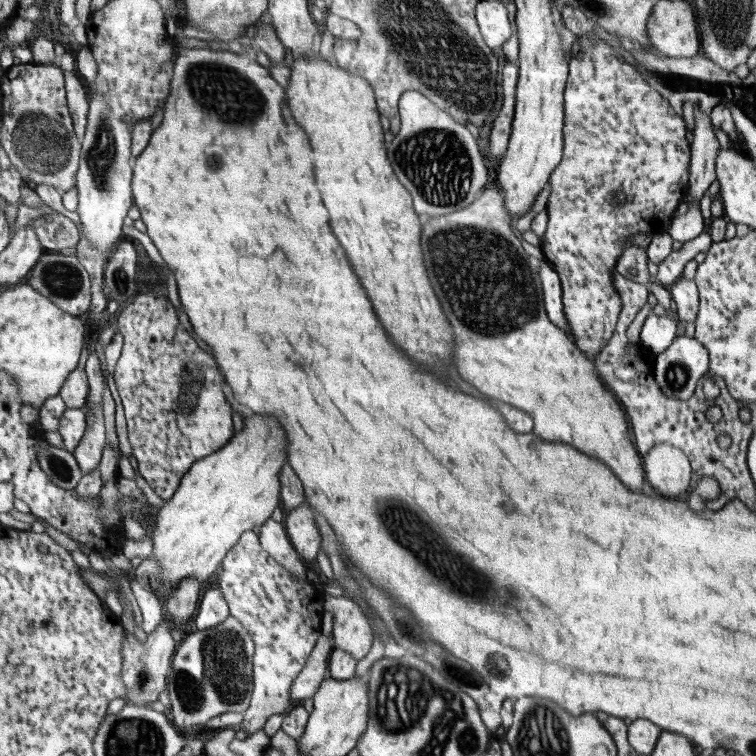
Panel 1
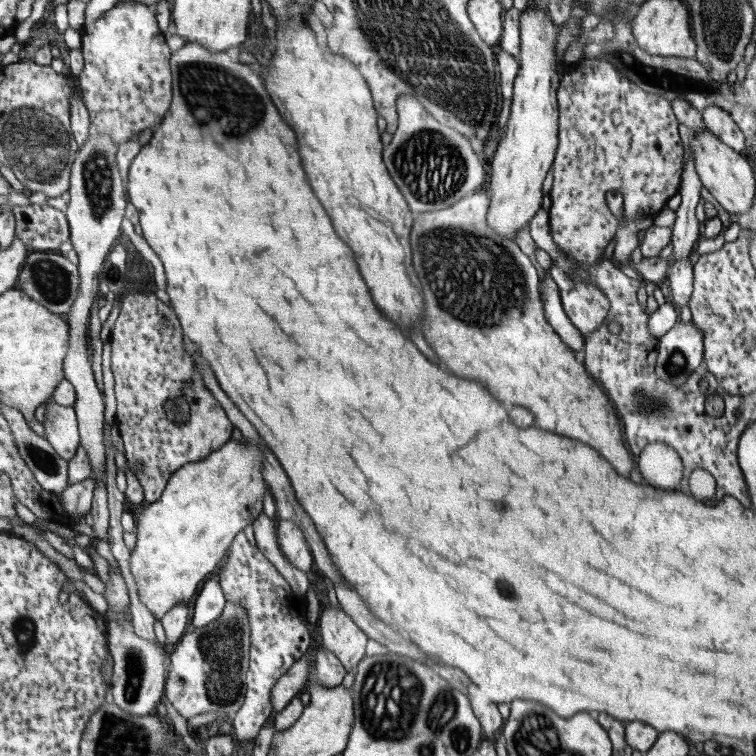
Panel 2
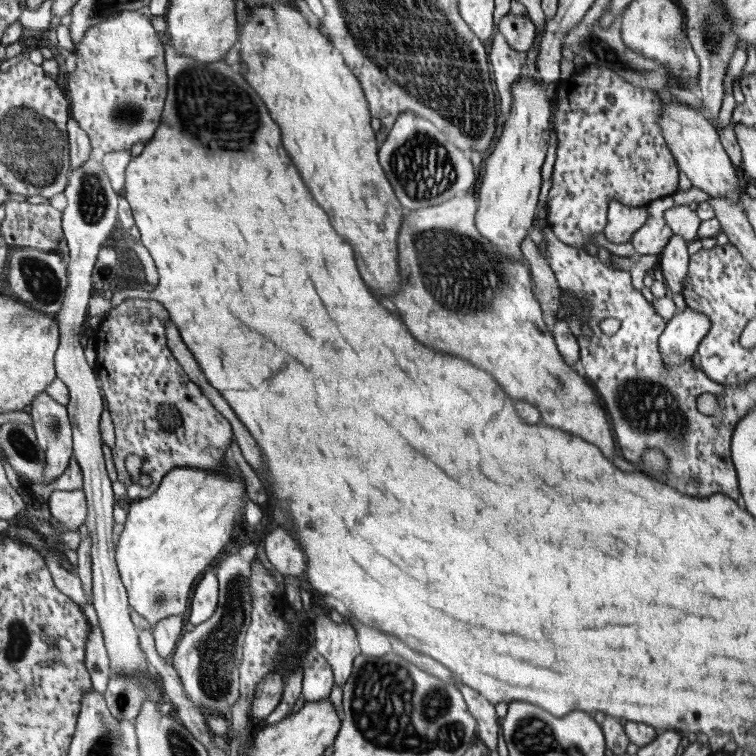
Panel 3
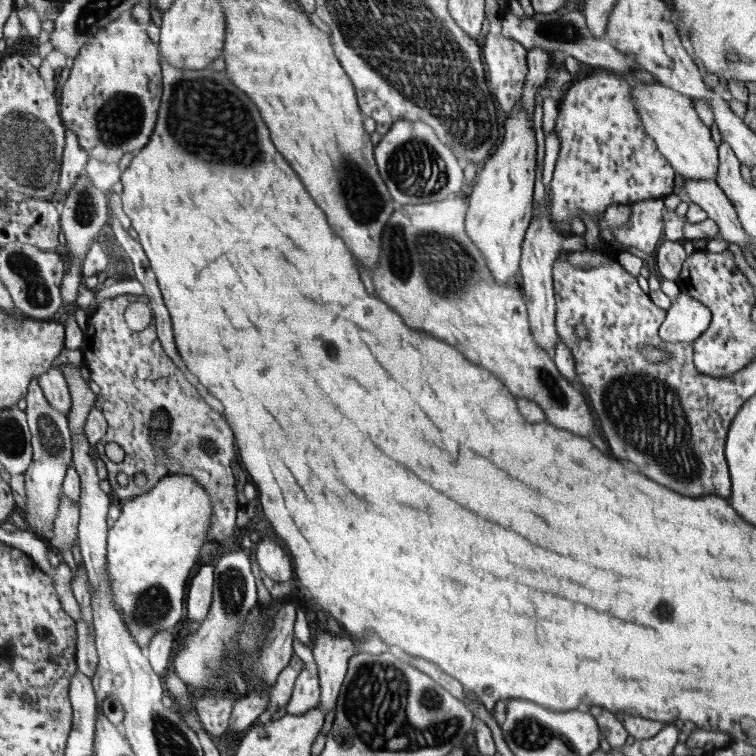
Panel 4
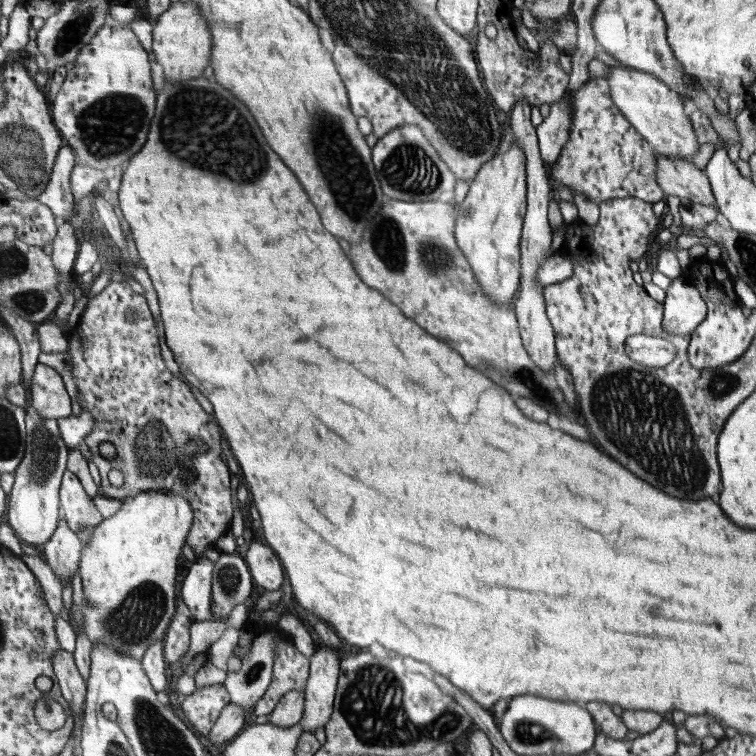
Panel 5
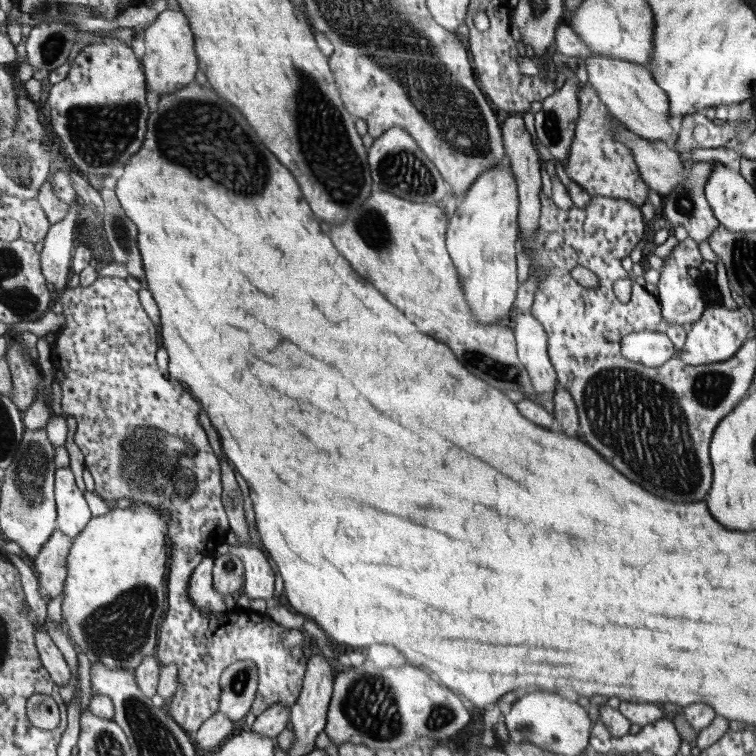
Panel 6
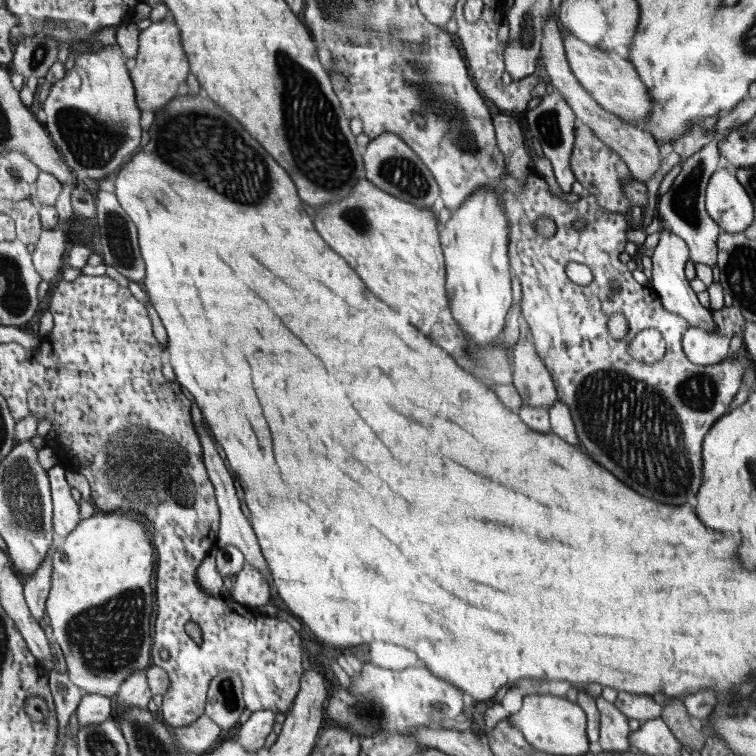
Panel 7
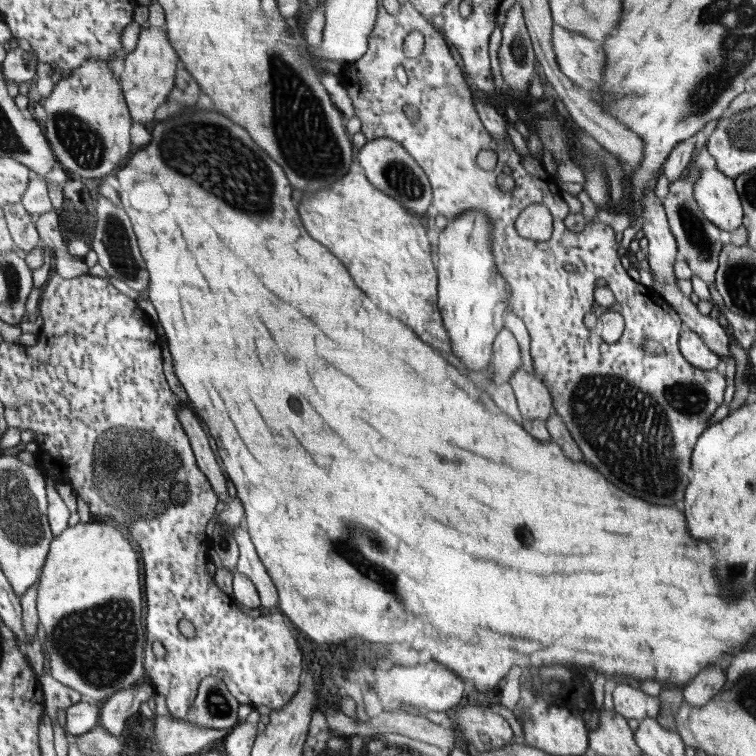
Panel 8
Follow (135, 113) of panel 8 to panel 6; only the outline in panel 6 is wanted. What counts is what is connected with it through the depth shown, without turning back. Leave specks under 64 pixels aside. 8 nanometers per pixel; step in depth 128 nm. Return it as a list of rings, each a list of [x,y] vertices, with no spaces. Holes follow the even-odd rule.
[[[164,10],[152,24],[144,27],[145,54],[141,67],[146,69],[146,86],[150,92],[170,94],[195,80],[200,68],[197,56],[196,35],[189,19],[182,12]]]

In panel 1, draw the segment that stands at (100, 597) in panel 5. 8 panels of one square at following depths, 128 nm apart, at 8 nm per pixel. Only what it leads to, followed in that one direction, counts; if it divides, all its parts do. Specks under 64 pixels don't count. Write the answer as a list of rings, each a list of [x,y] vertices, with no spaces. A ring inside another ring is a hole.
[[[247,414],[243,429],[238,431],[232,441],[210,457],[202,458],[182,478],[177,493],[160,508],[152,524],[151,540],[154,542],[154,551],[150,557],[159,560],[161,568],[161,588],[158,588],[155,595],[163,607],[180,586],[180,582],[189,580],[190,577],[203,582],[208,576],[212,576],[220,568],[220,562],[225,560],[224,554],[240,541],[241,535],[255,526],[265,525],[276,507],[281,506],[278,475],[286,464],[286,446],[286,432],[276,418]]]

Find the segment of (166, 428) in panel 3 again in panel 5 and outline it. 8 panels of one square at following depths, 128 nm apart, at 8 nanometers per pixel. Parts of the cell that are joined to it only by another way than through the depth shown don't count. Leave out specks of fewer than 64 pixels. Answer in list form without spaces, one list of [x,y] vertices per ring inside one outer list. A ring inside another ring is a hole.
[[[112,280],[94,298],[88,300],[78,325],[70,332],[69,349],[66,352],[73,364],[74,381],[82,411],[90,411],[95,420],[95,427],[85,438],[85,442],[92,451],[92,462],[96,463],[101,476],[99,494],[110,499],[127,500],[139,493],[187,492],[196,514],[187,544],[197,554],[196,558],[200,558],[208,546],[212,546],[224,532],[228,532],[234,516],[234,506],[230,500],[230,470],[222,460],[222,428],[212,414],[202,410],[190,388],[166,368],[160,354],[154,321],[144,295],[134,294],[128,285],[122,286],[118,284],[118,280]],[[128,306],[135,308],[137,319],[134,322],[122,318],[124,308]],[[104,441],[113,443],[118,451],[112,462],[103,458],[98,451],[99,444]],[[111,470],[120,470],[124,475],[121,488],[110,484],[108,473]]]

